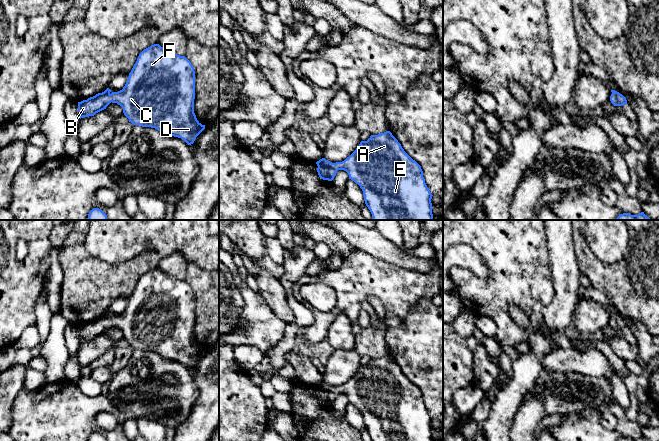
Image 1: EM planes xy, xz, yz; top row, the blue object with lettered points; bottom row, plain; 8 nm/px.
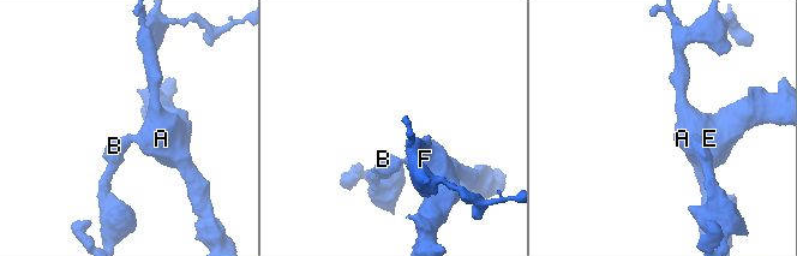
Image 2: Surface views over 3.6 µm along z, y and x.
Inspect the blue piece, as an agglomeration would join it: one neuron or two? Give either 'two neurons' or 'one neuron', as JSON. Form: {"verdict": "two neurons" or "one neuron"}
{"verdict": "one neuron"}

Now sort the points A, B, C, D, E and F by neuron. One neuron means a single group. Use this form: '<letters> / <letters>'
A B C D E F

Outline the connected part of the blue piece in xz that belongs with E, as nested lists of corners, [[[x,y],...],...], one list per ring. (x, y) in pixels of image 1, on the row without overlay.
[[[390,355],[371,359],[367,365],[361,365],[356,374],[342,386],[332,387],[325,382],[316,386],[317,396],[321,403],[332,405],[338,394],[348,397],[349,403],[360,410],[364,425],[372,441],[433,441],[432,418],[425,407],[421,390],[402,372]]]

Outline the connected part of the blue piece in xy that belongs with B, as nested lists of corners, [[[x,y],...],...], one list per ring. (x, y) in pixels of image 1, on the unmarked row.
[[[159,268],[144,273],[138,280],[127,306],[122,314],[104,316],[78,326],[80,343],[94,340],[106,333],[112,326],[123,333],[124,339],[133,349],[155,352],[158,355],[181,362],[188,369],[205,353],[194,337],[195,295],[191,286],[185,281],[170,276]]]

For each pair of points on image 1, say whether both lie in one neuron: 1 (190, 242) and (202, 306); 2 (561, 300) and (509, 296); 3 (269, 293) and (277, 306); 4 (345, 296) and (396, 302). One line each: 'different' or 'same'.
1: different
2: different
3: same
4: same

